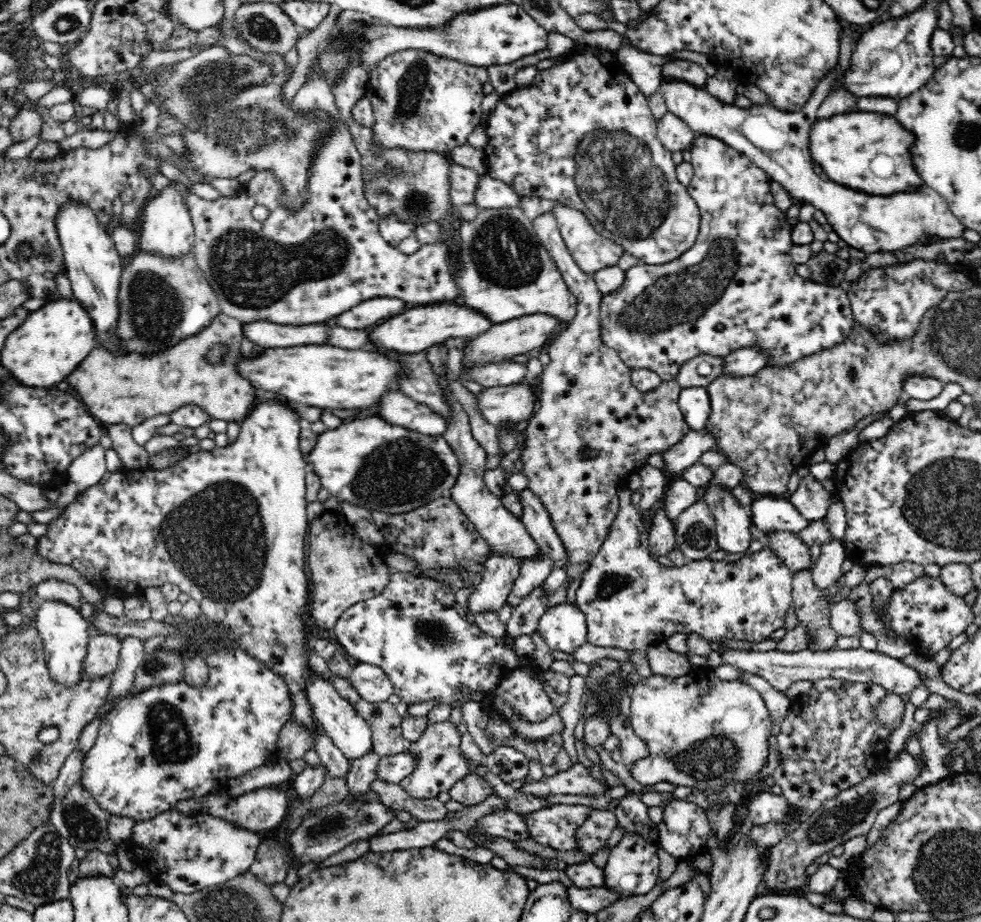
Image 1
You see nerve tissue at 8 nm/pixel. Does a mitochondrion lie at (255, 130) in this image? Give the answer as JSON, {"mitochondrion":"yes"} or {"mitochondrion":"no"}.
{"mitochondrion":"yes"}

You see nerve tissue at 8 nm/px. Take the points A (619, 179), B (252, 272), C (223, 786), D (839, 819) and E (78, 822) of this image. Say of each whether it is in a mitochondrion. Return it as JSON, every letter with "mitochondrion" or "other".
{"A":"mitochondrion","B":"mitochondrion","C":"other","D":"mitochondrion","E":"mitochondrion"}

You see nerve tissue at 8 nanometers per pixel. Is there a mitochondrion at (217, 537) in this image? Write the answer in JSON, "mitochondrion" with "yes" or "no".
{"mitochondrion":"yes"}

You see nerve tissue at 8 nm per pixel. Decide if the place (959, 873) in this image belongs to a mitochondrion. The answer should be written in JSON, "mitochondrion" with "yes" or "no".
{"mitochondrion":"yes"}

